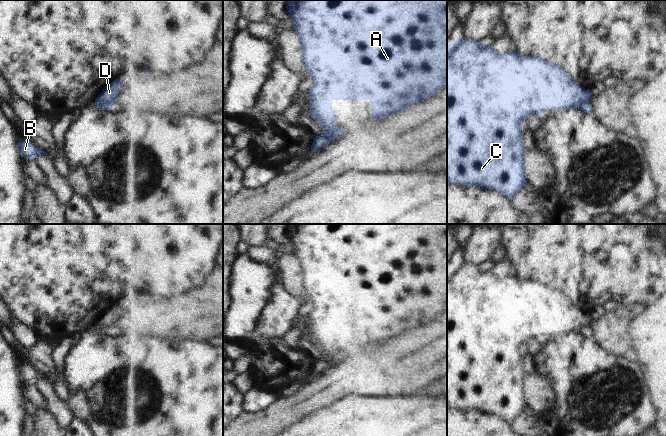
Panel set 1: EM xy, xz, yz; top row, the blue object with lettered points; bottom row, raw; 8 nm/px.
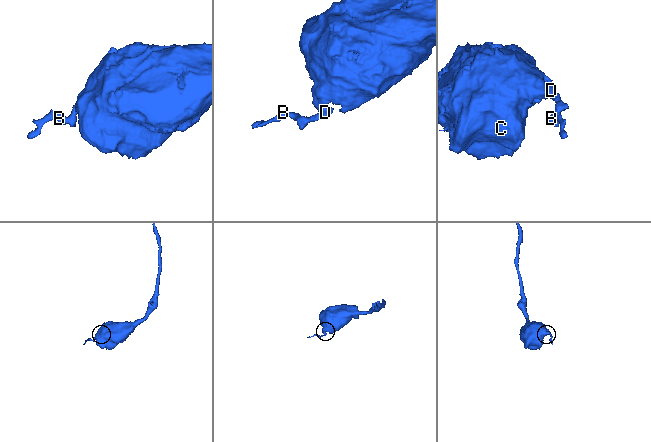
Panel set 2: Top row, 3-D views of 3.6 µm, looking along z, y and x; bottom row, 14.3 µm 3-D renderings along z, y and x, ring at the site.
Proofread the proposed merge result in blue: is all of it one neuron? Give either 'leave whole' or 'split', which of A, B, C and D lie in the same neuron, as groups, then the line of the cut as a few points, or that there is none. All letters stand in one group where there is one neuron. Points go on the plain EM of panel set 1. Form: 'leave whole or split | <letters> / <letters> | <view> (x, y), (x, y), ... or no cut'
split | A C D / B | xy (96, 324), (107, 327), (111, 331)

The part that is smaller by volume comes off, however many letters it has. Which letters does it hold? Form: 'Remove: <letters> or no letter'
Remove: B

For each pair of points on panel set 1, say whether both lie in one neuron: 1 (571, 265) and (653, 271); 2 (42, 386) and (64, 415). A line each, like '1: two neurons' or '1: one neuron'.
1: one neuron
2: one neuron

